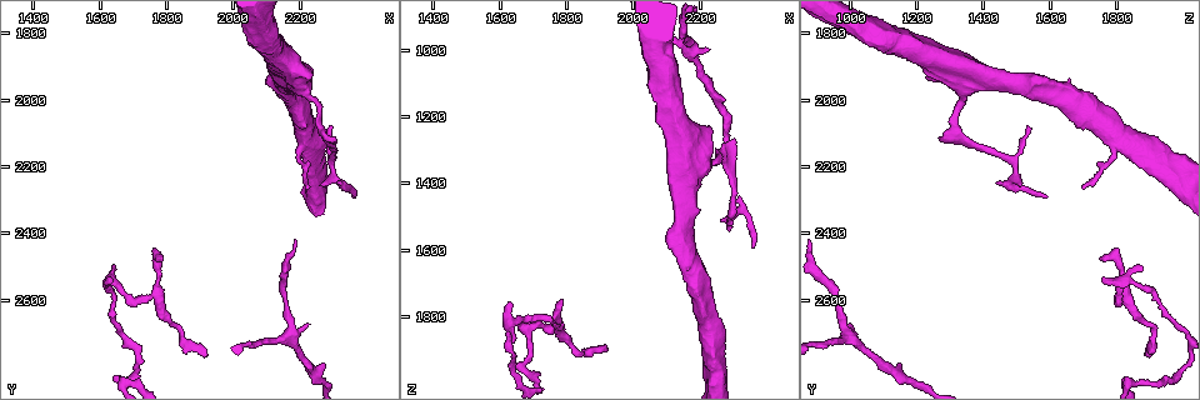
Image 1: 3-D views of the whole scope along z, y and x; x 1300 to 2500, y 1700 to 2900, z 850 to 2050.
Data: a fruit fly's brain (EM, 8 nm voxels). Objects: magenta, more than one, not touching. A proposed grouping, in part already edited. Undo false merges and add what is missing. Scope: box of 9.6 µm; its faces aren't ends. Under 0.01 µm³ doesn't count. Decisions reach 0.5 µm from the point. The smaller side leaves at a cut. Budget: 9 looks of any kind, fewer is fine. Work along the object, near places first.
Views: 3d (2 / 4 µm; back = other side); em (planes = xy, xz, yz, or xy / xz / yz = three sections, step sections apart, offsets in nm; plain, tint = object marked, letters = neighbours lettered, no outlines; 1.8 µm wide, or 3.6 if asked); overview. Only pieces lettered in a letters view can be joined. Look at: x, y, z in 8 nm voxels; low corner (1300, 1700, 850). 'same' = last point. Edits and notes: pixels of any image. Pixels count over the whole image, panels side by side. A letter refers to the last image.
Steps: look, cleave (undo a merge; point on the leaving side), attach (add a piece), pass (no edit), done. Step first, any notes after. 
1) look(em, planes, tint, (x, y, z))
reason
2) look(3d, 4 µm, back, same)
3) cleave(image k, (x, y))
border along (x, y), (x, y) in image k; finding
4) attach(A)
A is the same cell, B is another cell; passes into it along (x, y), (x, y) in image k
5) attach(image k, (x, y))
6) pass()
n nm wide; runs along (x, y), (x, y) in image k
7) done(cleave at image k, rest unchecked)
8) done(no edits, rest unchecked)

look(3d, 4 µm, (2350, 2300, 1590))

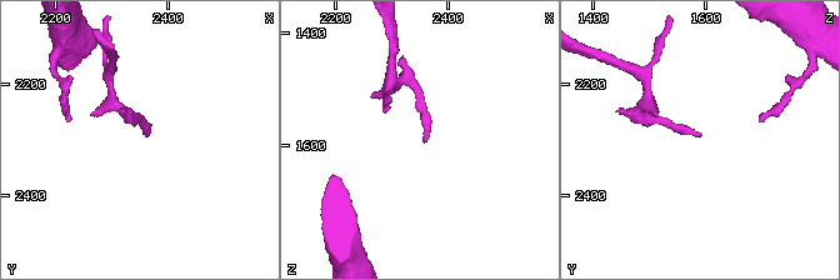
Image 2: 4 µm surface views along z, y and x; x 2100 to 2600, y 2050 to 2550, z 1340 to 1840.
look(em, yz, step 4, letters, (2355, 2290, 1585))
shape alone is not enough

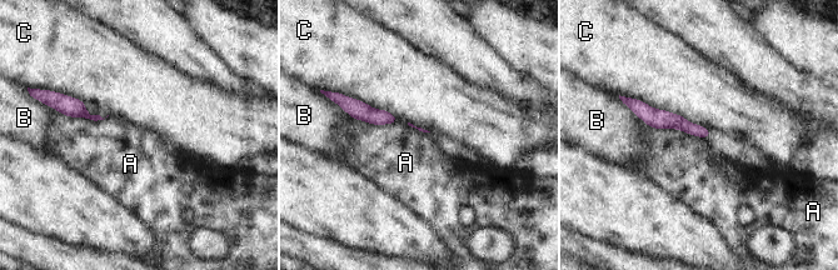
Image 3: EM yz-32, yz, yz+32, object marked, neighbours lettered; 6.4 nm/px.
look(em, planes, letters, same)

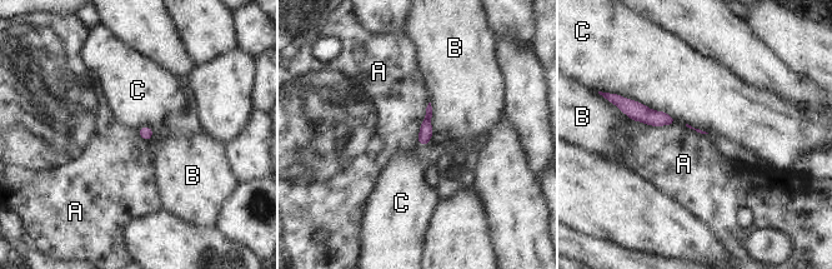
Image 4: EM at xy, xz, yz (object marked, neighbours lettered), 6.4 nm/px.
pass()
C touches over 400 nm; A, B and C are other cells; none of them fits

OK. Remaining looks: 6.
look(3d, 2 µm, (2290, 2080, 1540))

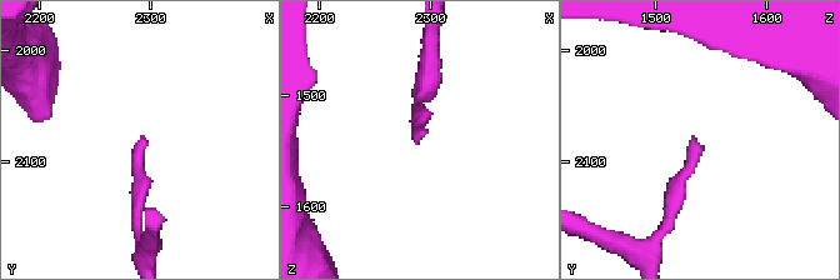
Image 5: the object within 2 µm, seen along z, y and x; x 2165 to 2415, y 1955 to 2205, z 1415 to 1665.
look(em, yz, step 4, letters, (2294, 2082, 1538))

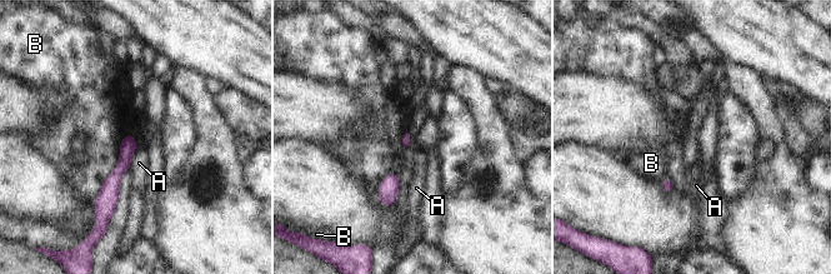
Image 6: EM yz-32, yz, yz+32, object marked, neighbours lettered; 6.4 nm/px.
pass()
A and B are other cells; runs along (129, 138), (106, 209) in image 6; none of them fits

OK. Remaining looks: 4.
look(3d, 2 µm, (1790, 2480, 1740))
thin end

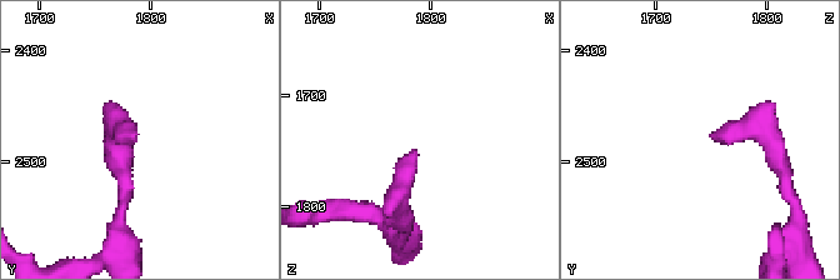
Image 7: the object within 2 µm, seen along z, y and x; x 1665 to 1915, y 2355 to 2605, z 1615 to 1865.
look(em, planes, letters, (1780, 2476, 1750))

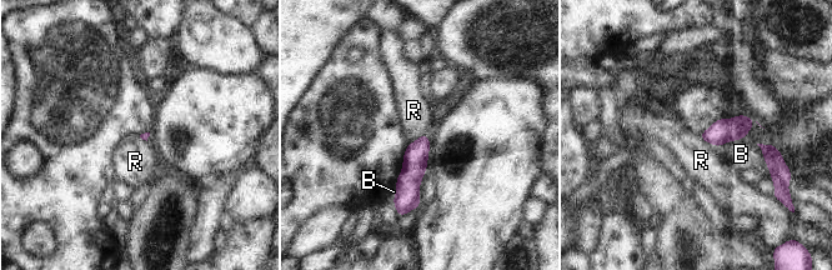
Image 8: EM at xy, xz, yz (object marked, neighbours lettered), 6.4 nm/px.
pass()
B touches over 240 nm; B and R are other cells; runs along (425, 139), (401, 209) in image 8; none of them fits

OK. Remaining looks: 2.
look(3d, 4 µm, (1930, 2760, 1880))
thin end

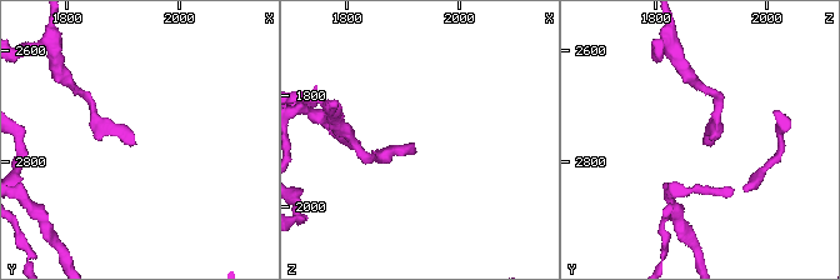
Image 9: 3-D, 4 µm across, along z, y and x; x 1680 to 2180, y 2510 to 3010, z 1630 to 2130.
look(em, planes, letters, (1925, 2765, 1885))
shape alone is not enough

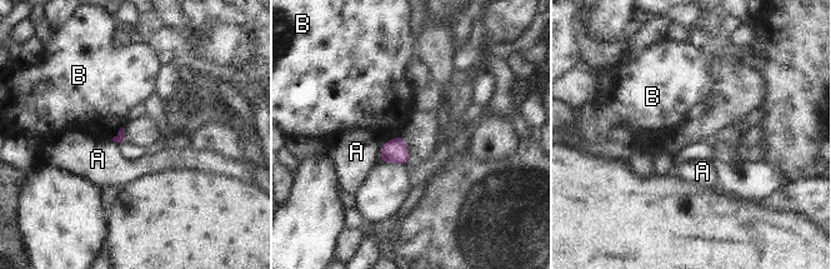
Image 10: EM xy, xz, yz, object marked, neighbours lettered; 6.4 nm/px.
pass()
A and B are other cells; border along (389, 139), (381, 148), (380, 162) in image 10; no lettered piece goes on from it

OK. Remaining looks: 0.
done(no edits, rest unchecked)

